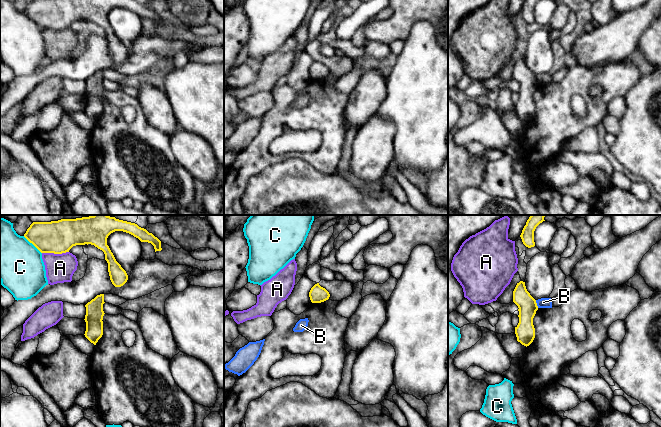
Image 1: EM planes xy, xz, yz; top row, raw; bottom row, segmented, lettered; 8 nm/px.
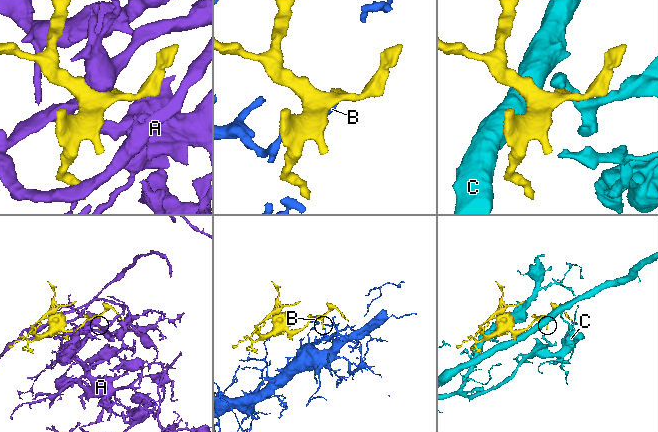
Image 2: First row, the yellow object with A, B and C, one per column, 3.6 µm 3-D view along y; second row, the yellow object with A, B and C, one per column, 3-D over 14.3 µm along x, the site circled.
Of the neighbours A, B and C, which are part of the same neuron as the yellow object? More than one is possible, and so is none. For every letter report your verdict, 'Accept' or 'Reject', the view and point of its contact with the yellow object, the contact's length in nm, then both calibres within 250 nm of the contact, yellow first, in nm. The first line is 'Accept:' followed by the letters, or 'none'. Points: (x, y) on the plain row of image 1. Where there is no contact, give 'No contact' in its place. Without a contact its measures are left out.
Accept: none
A: Reject. Touches yellow at xy (55, 29). Shared border 220 nm. Thickness 240 nm (yellow) against 220 nm
B: Reject. Touches yellow at yz (536, 80). Shared border 70 nm. Thickness 160 nm (yellow) against 80 nm
C: Reject. Touches yellow at xy (32, 19). Shared border 200 nm. Thickness 240 nm (yellow) against 400 nm

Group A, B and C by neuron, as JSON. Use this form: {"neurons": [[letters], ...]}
{"neurons": [["A"], ["B"], ["C"]]}

